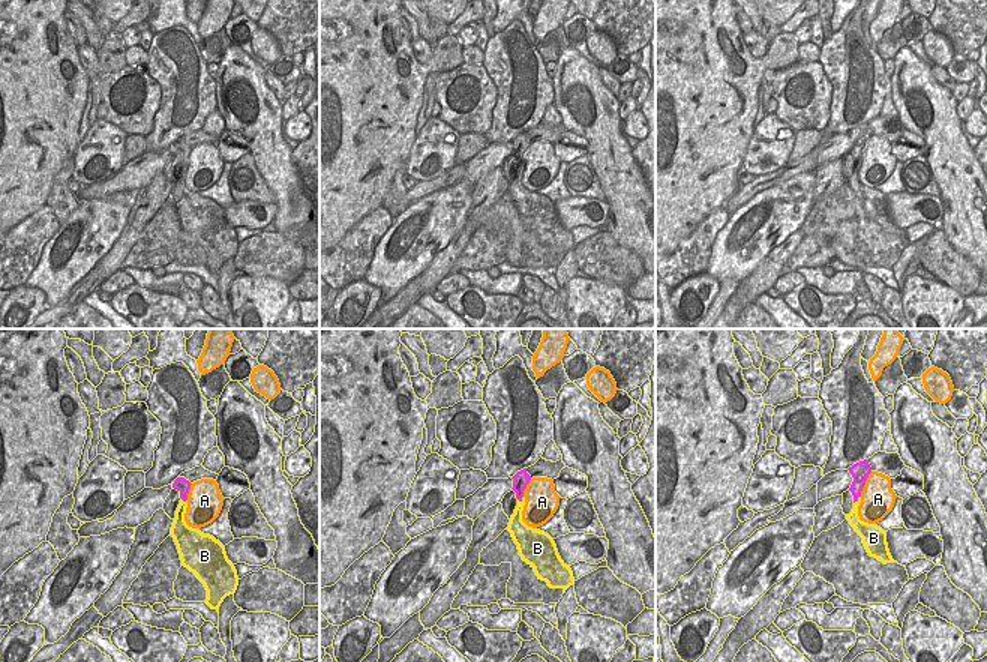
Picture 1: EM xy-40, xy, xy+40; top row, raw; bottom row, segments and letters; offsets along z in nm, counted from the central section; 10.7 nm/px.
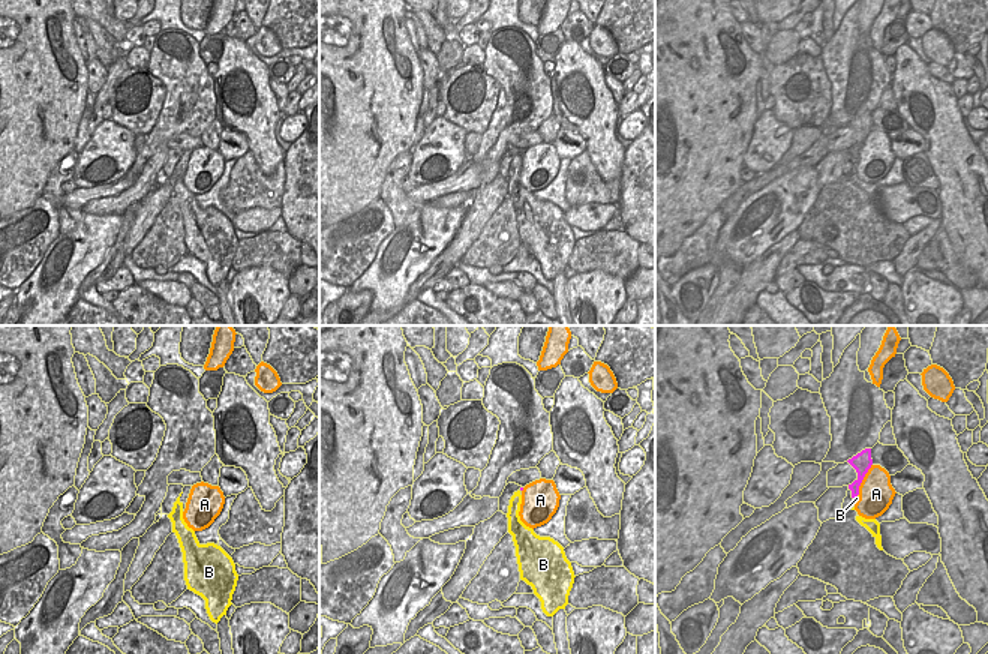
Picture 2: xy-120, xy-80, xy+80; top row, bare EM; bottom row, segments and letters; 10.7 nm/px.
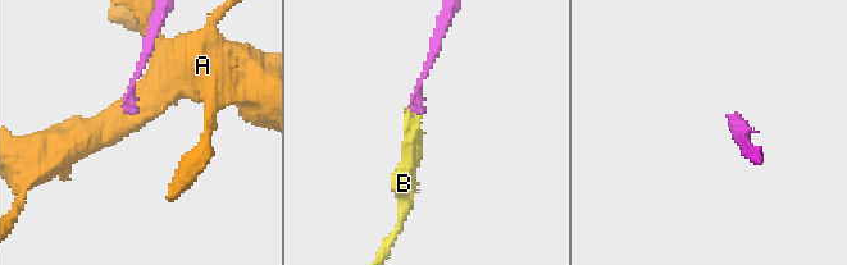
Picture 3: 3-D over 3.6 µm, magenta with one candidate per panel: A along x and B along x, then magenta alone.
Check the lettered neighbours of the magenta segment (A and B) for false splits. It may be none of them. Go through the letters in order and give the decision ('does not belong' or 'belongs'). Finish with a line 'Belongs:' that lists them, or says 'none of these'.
A: does not belong
B: belongs
Belongs: B

